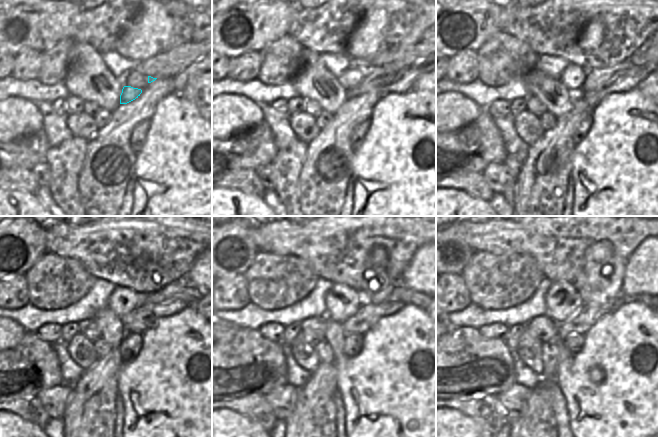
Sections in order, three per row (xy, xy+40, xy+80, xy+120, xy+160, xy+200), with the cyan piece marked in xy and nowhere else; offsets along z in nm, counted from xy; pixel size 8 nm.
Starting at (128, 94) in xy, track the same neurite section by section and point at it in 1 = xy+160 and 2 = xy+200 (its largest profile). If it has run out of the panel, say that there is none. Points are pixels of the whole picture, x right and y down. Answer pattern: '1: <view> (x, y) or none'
1: xy+160 (399, 294)
2: xy+200 (639, 298)

